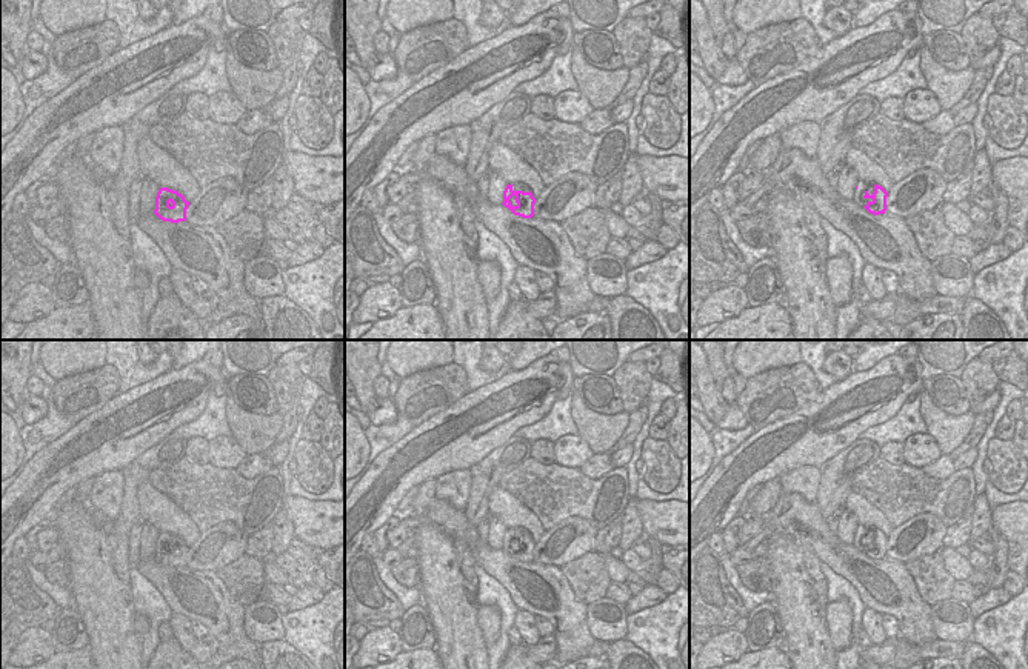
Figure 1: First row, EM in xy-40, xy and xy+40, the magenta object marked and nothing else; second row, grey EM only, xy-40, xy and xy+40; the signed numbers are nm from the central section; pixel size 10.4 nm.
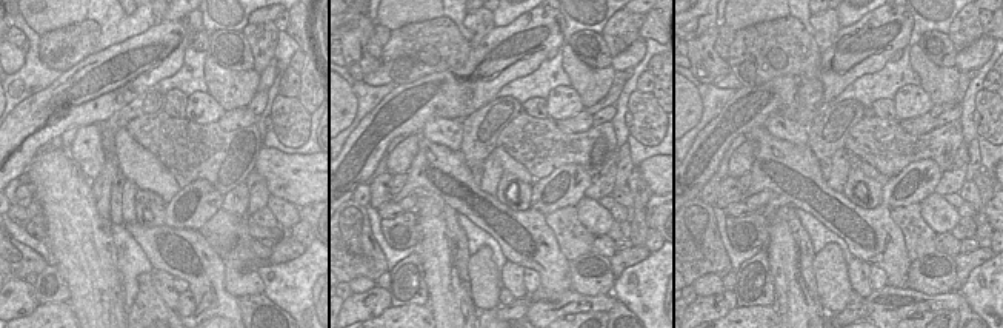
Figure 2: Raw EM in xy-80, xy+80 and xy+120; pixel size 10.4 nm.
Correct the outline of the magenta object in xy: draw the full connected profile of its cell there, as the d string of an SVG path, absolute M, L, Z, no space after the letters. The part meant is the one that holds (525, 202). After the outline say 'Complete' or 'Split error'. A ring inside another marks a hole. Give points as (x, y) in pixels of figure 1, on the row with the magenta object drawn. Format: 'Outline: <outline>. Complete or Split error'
Outline: M523 183L506 185L502 205L514 215L531 218L534 215L534 203L536 198L528 186Z. Split error.

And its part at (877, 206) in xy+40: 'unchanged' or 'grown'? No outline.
grown

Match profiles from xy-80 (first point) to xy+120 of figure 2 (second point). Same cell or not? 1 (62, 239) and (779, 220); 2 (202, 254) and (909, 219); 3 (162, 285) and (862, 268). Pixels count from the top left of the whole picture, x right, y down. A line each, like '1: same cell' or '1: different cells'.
1: same cell
2: different cells
3: same cell

